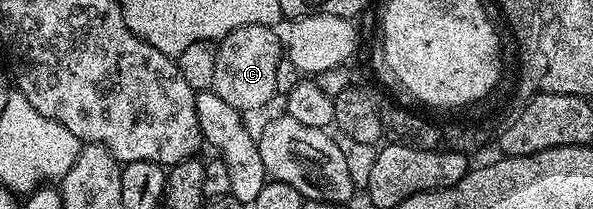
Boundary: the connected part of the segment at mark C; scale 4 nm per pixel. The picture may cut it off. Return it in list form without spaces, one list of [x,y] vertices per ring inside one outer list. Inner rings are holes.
[[[252,23],[240,26],[218,42],[211,70],[214,74],[211,90],[232,108],[250,113],[276,98],[276,70],[283,57],[283,41],[277,33],[274,28]]]

